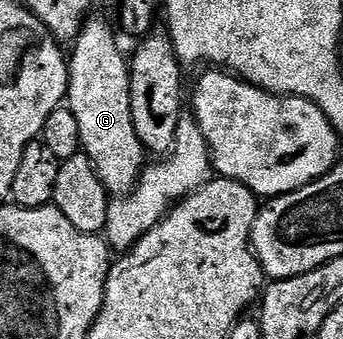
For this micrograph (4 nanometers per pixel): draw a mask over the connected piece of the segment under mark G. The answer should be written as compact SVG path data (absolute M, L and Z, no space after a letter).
M94 16L72 42L69 62L69 92L67 108L79 123L81 153L95 167L105 190L121 199L133 192L141 171L147 164L147 154L135 135L131 119L131 83L129 61L121 54L121 45L113 29L103 18Z

